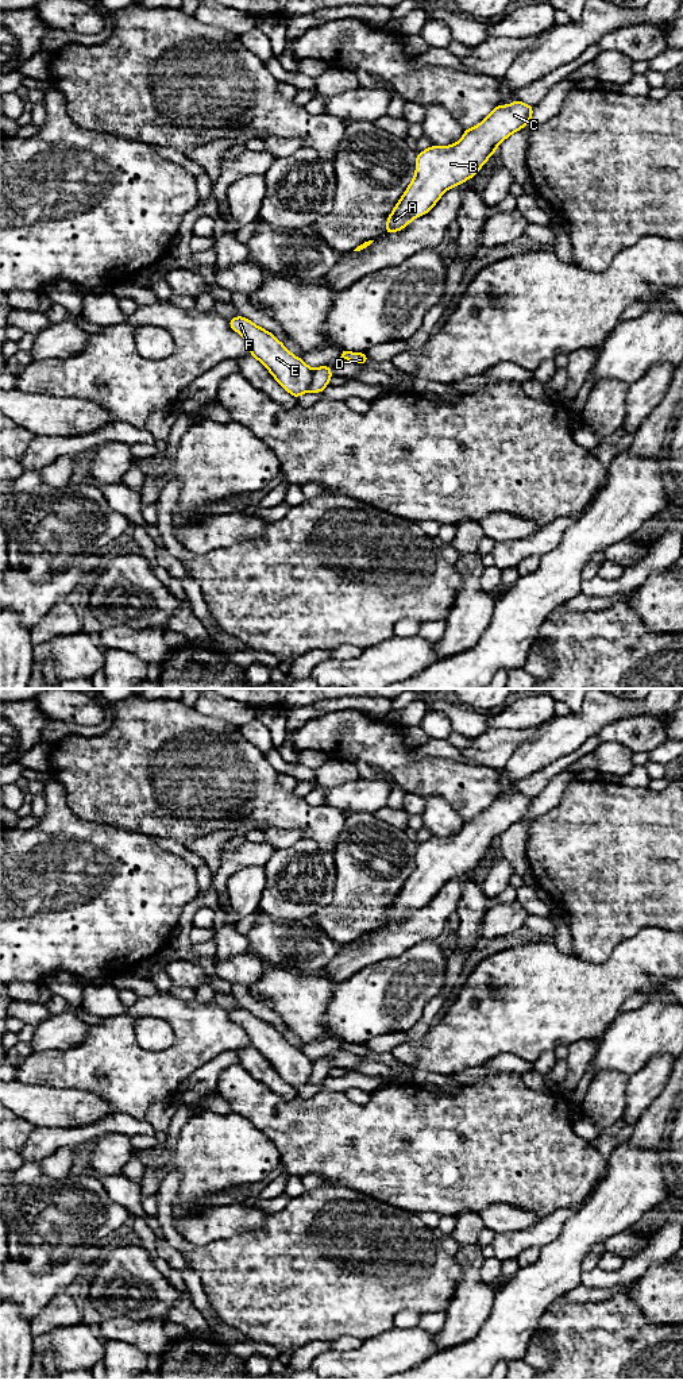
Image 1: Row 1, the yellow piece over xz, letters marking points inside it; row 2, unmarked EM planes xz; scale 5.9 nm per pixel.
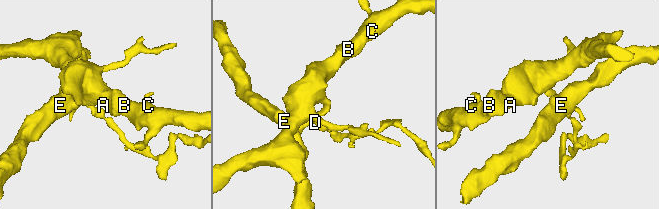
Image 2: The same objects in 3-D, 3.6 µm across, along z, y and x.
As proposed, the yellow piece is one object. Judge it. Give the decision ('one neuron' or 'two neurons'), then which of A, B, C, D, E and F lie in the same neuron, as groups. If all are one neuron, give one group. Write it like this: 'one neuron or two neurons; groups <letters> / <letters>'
two neurons; groups A B C D / E F

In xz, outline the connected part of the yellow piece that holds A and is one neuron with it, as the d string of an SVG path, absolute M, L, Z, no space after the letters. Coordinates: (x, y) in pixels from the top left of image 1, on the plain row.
M520 791L509 797L497 797L478 817L464 821L458 834L445 839L432 836L425 843L417 844L414 870L386 910L385 926L404 921L413 910L428 905L444 883L472 870L495 844L501 833L528 817L532 805L533 797L524 795Z

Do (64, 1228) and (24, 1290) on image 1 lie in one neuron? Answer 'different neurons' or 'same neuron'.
same neuron

